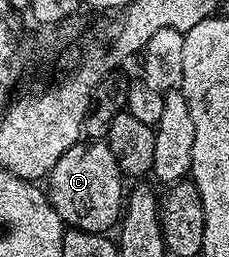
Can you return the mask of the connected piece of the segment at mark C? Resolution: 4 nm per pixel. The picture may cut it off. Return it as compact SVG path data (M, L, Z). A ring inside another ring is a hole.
M80 140L60 160L56 160L56 168L52 168L44 189L50 199L56 216L72 230L83 230L93 234L106 234L119 225L124 213L124 190L122 194L124 175L116 164L116 156L112 156L112 148L104 140Z

